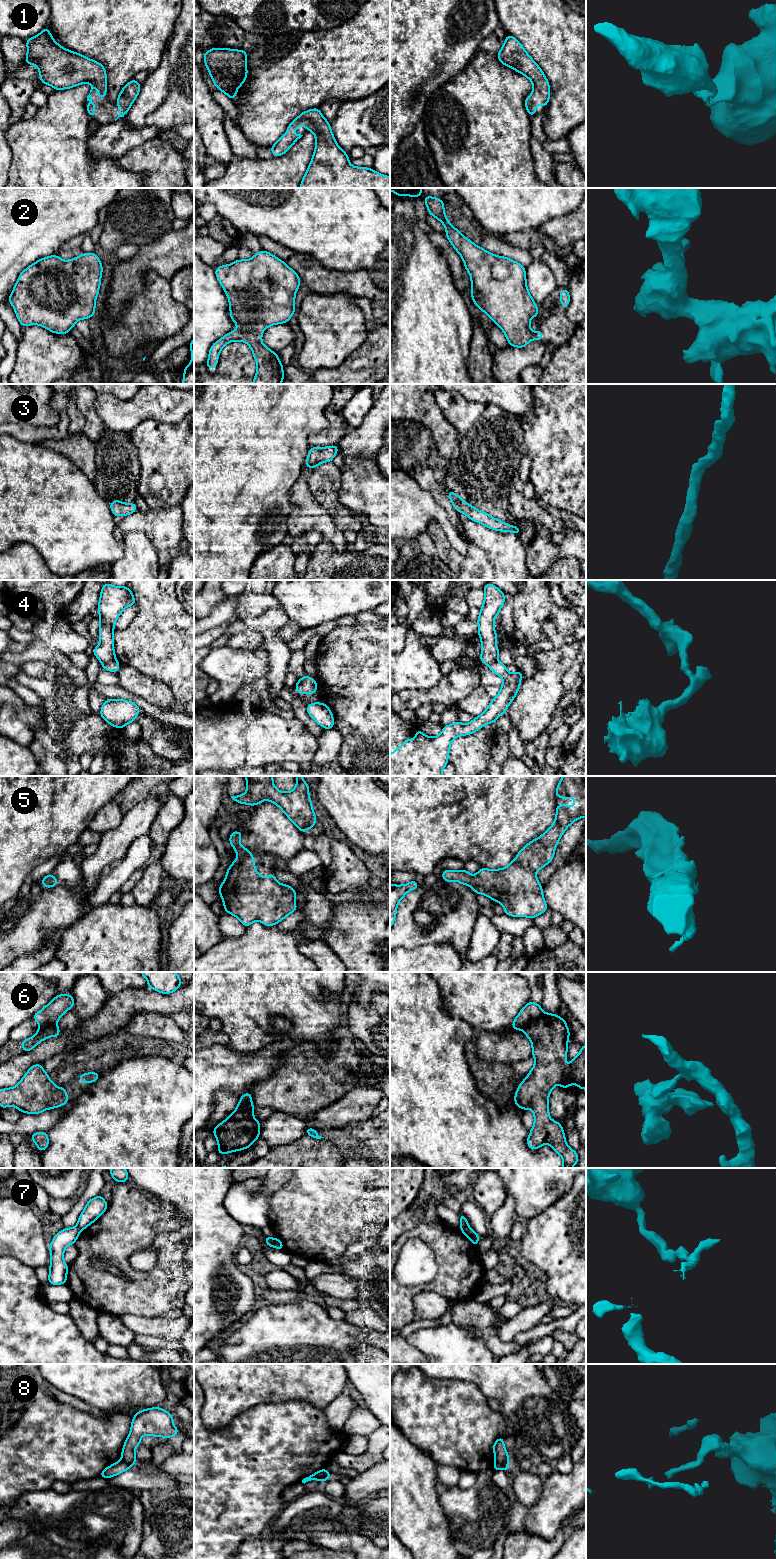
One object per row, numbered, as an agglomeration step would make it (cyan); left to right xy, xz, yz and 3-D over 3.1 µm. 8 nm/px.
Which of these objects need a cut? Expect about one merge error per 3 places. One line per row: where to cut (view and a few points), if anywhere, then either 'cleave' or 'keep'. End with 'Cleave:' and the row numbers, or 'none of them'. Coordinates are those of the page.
1: no cut; keep
2: no cut; keep
3: no cut; keep
4: cut in xy along (115, 658), (102, 665); cleave
5: no cut; keep
6: cut in yz along (543, 1012), (522, 1029); cleave
7: cut in xz along (273, 1238), (274, 1246); cleave
8: cut in yz along (495, 1461), (507, 1464); cleave
Cleave: 4, 6, 7, 8

